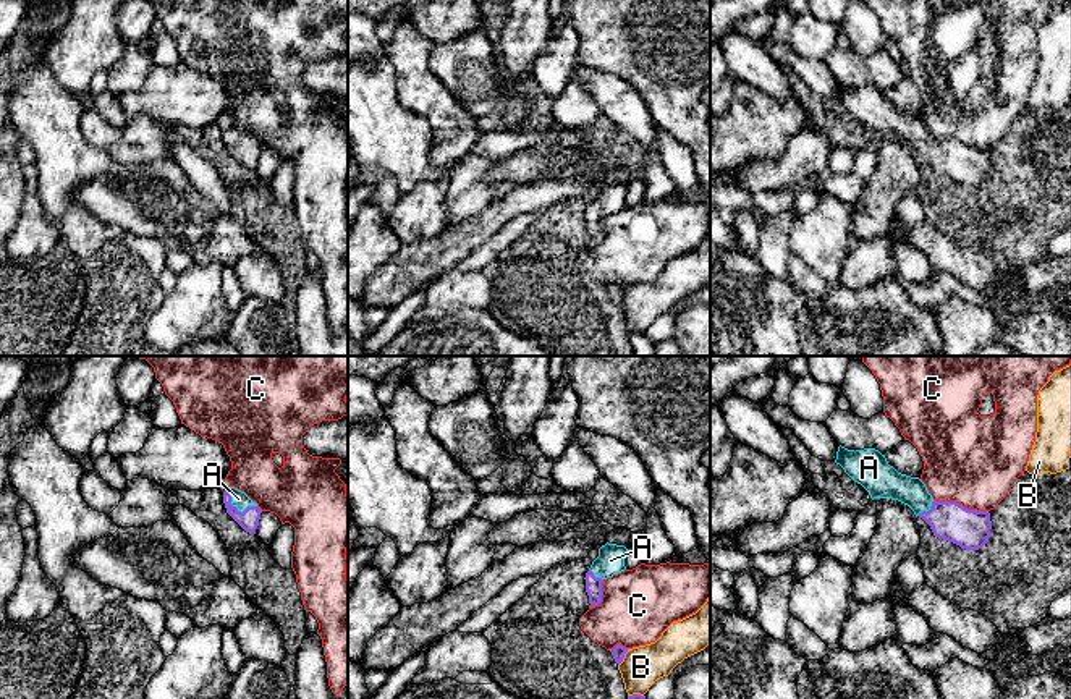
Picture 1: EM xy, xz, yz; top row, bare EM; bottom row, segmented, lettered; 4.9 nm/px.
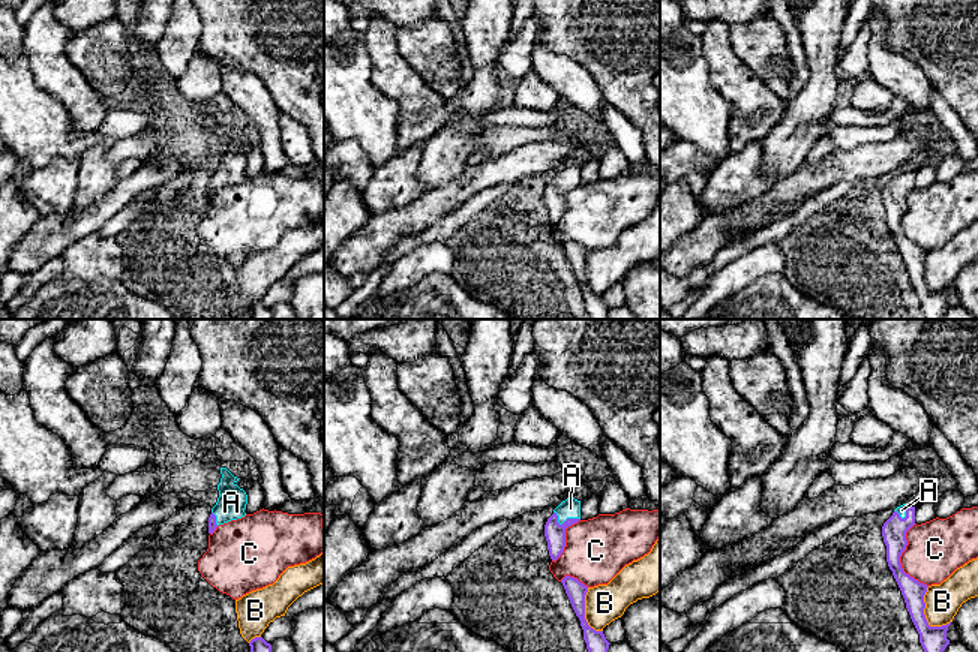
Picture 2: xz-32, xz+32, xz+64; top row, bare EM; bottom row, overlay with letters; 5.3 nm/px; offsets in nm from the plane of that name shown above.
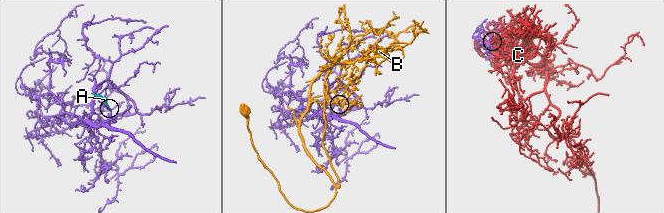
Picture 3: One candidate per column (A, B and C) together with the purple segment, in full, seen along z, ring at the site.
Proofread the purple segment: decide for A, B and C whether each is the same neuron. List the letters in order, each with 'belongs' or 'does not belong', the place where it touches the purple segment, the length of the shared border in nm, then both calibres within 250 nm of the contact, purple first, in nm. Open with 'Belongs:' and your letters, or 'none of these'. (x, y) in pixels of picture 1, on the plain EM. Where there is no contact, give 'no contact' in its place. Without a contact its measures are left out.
Belongs: A
A: belongs; meets purple in xy at (235, 144); contact 180 nm long; 100 nm thick on the purple side, 80 nm on the other
B: does not belong; meets purple in xz at (623, 295); contact 100 nm long; 70 nm thick on the purple side, 200 nm on the other
C: does not belong; meets purple in yz at (961, 143); contact 280 nm long; 200 nm thick on the purple side, 460 nm on the other

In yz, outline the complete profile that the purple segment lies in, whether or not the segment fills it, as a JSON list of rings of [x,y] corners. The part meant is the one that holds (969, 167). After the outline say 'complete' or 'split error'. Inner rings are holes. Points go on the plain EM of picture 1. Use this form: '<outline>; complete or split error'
[[[840,83],[835,100],[861,121],[872,138],[891,136],[908,142],[930,163],[935,175],[966,188],[979,188],[988,180],[992,167],[988,149],[967,147],[956,139],[933,138],[919,115],[898,110],[878,87],[854,89]]]; split error

